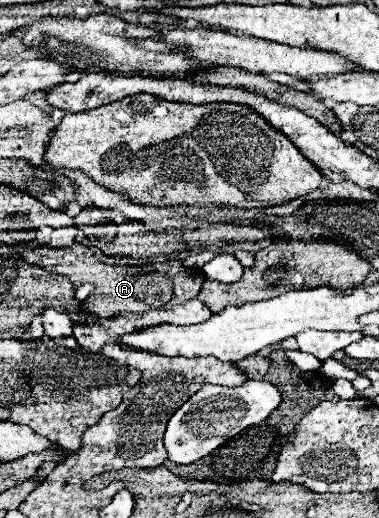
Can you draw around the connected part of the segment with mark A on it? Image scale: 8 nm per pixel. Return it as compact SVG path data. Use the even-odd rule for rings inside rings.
M75 243L73 247L65 249L31 249L25 245L17 245L17 251L37 267L47 271L55 271L57 275L65 275L75 287L83 283L93 283L93 291L87 301L81 305L81 311L95 313L101 317L117 317L121 313L141 313L147 309L171 309L183 301L197 297L205 275L197 269L183 267L181 261L165 261L159 265L159 273L145 273L145 267L119 267L119 265L105 265L101 263L91 249Z

